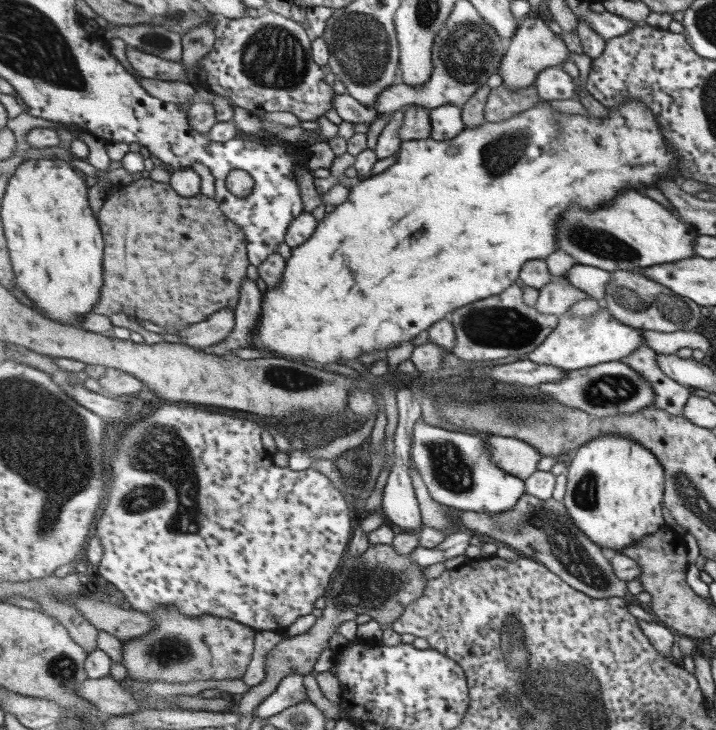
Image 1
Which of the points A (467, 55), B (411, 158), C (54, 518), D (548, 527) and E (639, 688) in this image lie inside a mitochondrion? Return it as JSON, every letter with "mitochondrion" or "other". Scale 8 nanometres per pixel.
{"A":"mitochondrion","B":"other","C":"mitochondrion","D":"mitochondrion","E":"other"}

